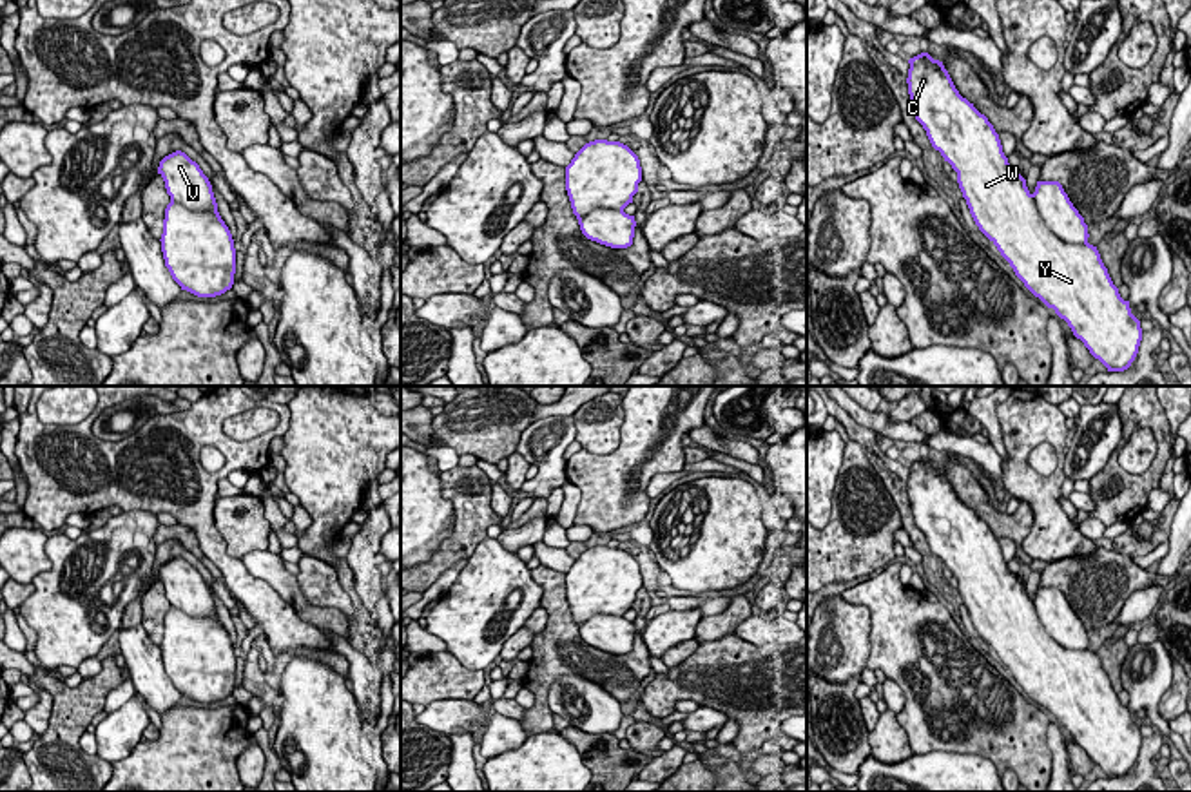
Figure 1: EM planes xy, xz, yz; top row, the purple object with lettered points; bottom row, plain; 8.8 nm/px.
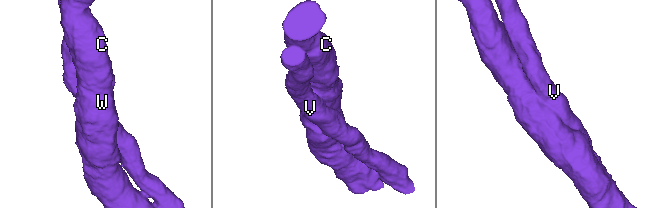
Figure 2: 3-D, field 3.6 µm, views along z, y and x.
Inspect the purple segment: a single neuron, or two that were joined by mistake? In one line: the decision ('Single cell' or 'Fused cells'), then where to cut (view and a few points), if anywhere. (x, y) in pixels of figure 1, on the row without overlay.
Single cell. No split

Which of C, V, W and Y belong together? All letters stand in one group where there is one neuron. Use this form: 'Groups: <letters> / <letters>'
Groups: C V W Y

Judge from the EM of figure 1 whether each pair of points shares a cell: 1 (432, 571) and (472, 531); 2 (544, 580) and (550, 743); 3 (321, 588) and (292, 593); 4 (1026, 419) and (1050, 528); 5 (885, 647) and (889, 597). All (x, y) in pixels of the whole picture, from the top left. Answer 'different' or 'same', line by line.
1: same
2: different
3: different
4: same
5: same

